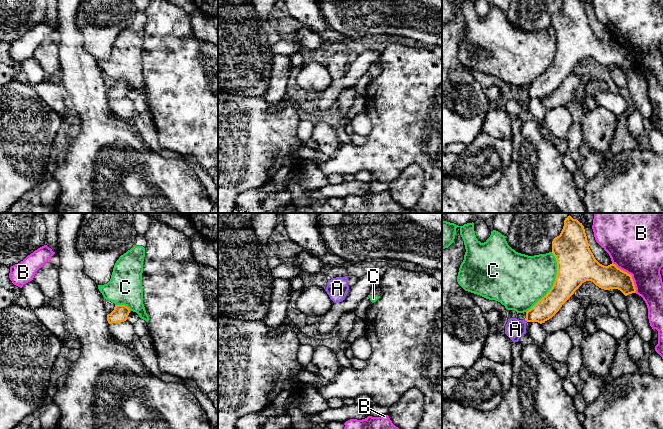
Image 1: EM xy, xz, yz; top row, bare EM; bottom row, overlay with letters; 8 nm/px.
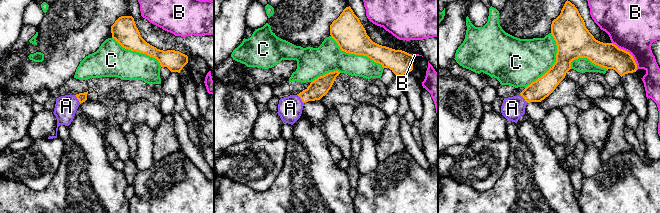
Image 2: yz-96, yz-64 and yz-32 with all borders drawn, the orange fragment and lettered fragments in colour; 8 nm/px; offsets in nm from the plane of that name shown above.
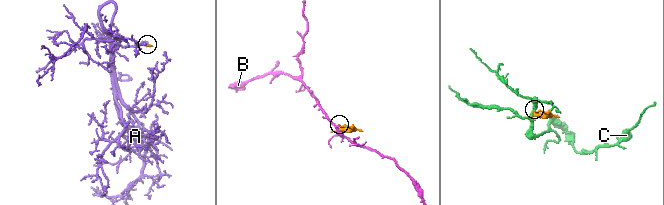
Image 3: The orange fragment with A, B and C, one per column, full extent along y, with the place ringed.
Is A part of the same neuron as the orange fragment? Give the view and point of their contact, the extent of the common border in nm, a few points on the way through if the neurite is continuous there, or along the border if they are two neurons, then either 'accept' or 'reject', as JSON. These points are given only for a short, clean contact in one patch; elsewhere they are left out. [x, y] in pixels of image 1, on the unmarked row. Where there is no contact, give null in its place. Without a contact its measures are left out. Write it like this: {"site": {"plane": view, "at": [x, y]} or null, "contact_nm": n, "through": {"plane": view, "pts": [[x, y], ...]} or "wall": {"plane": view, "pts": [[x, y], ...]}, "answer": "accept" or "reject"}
{"site": {"plane": "yz", "at": [526, 96]}, "contact_nm": 40, "through": {"plane": "yz", "pts": [[549, 81], [526, 96], [515, 105]]}, "answer": "accept"}

